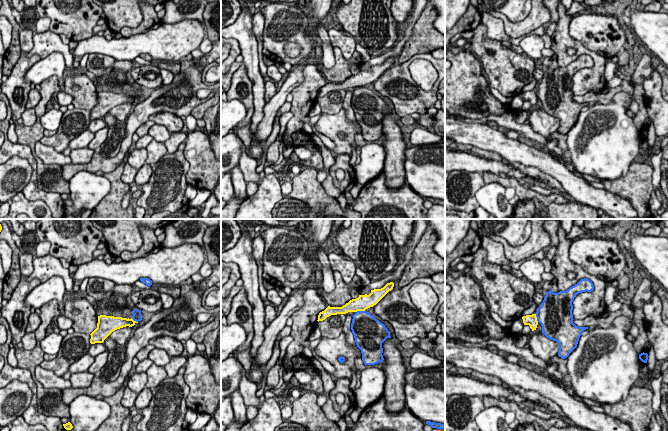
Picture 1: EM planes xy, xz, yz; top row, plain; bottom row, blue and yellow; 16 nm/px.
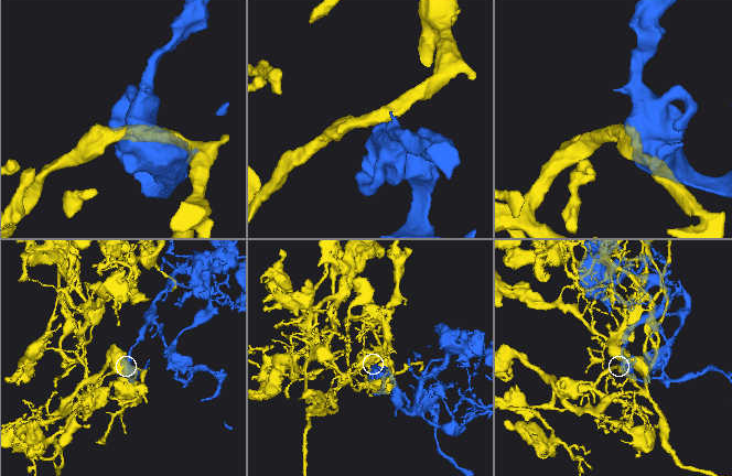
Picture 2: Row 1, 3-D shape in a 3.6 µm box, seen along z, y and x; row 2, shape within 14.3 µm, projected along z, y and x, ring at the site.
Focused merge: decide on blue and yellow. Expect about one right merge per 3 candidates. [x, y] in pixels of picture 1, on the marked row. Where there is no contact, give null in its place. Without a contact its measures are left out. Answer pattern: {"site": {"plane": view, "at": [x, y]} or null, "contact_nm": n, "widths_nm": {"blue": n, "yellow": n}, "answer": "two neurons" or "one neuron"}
{"site": {"plane": "xz", "at": [360, 311]}, "contact_nm": 150, "widths_nm": {"blue": 440, "yellow": 240}, "answer": "one neuron"}

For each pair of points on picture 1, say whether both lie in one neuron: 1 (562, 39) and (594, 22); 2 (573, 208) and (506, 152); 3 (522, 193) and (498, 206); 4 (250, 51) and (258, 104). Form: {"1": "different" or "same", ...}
{"1": "different", "2": "different", "3": "different", "4": "same"}

